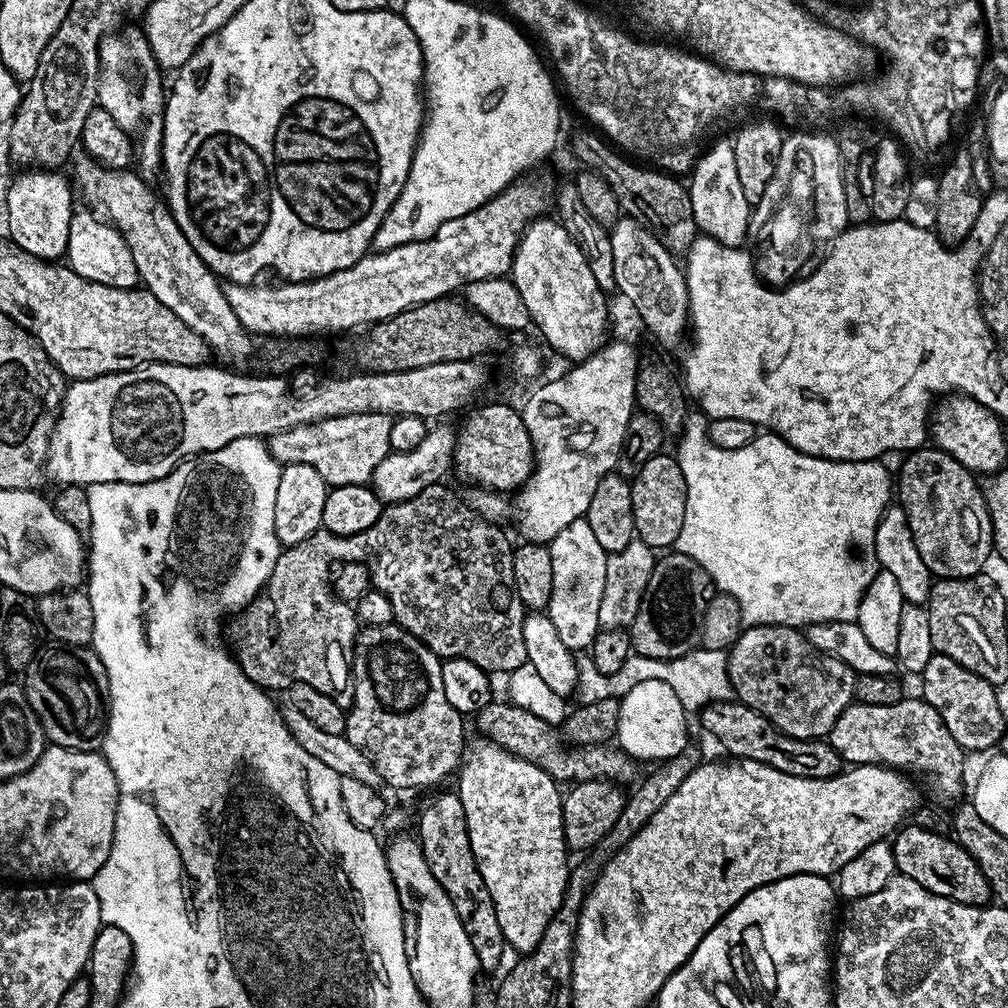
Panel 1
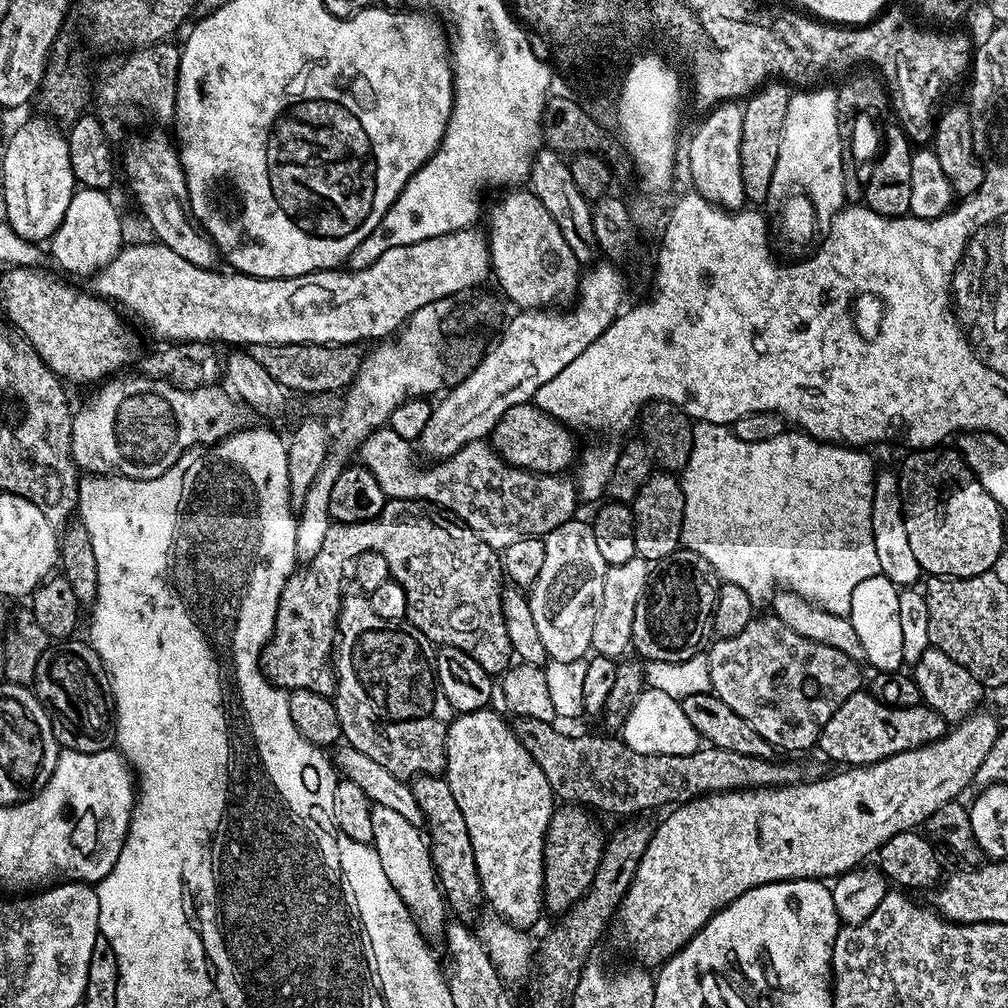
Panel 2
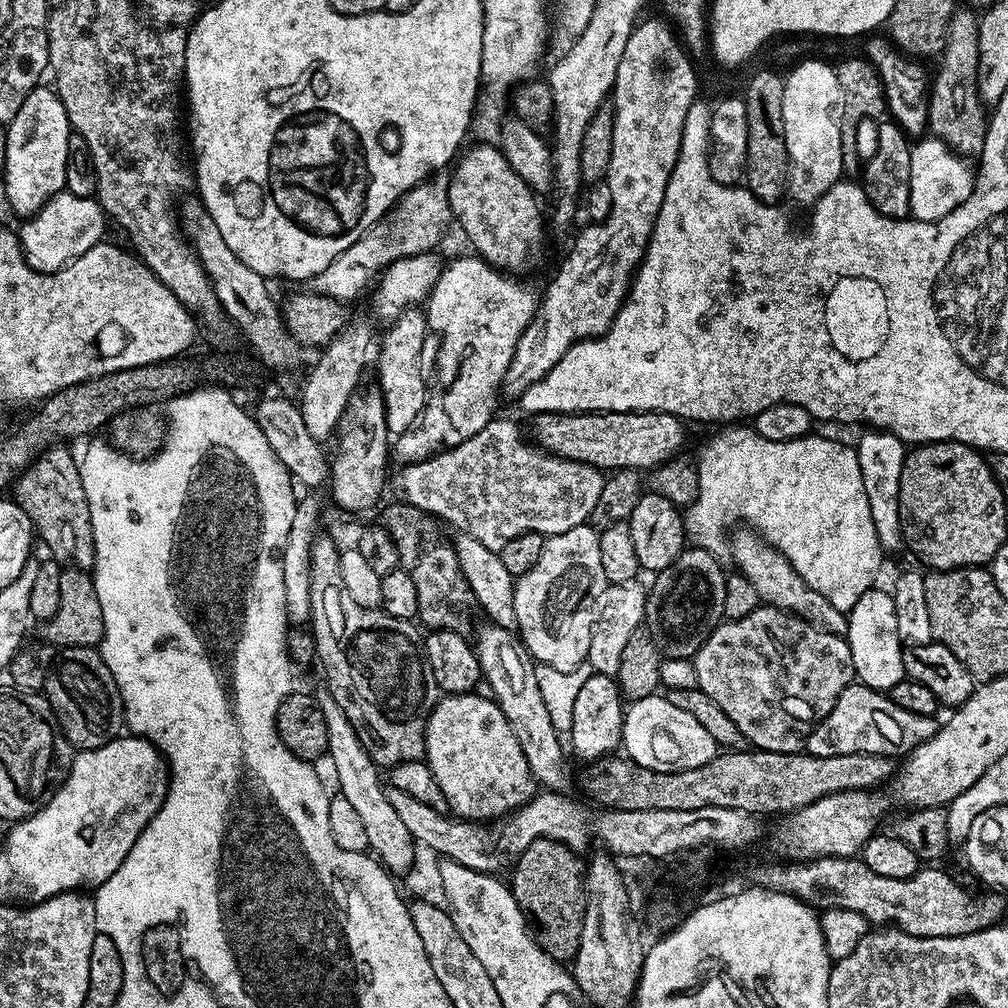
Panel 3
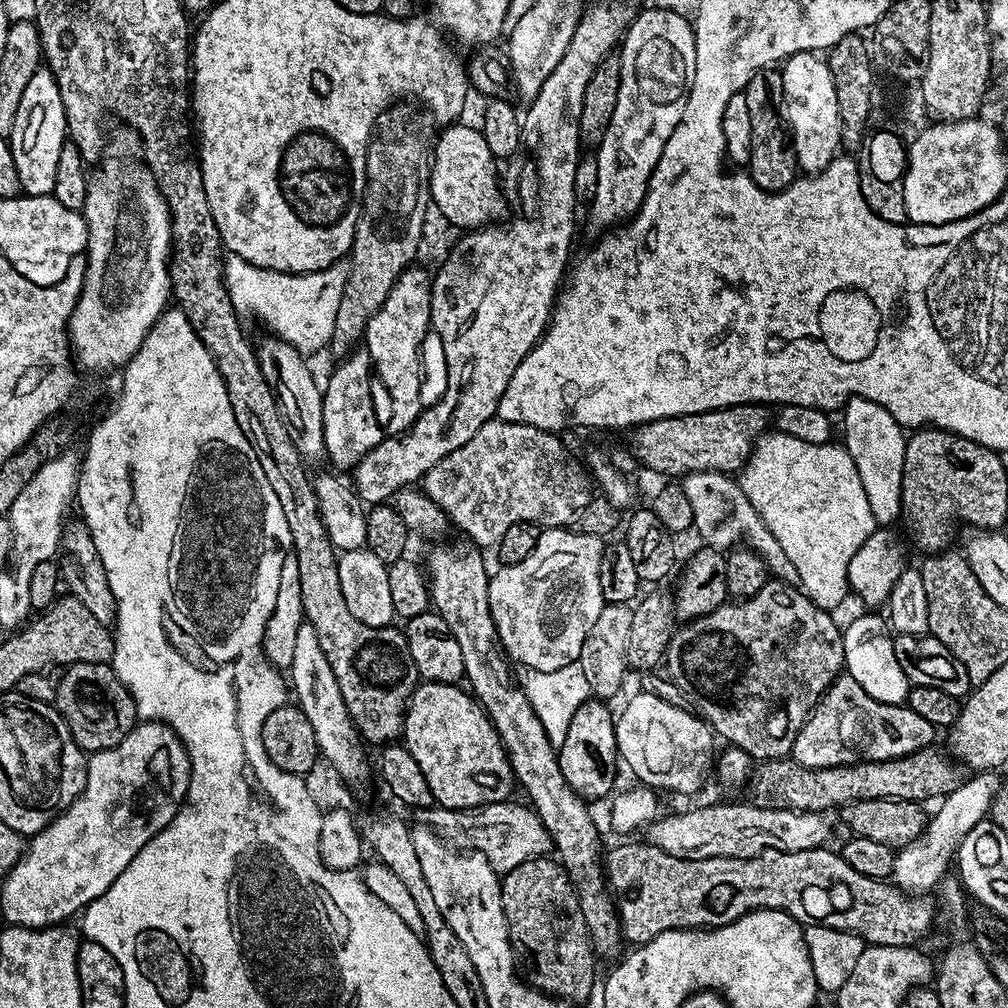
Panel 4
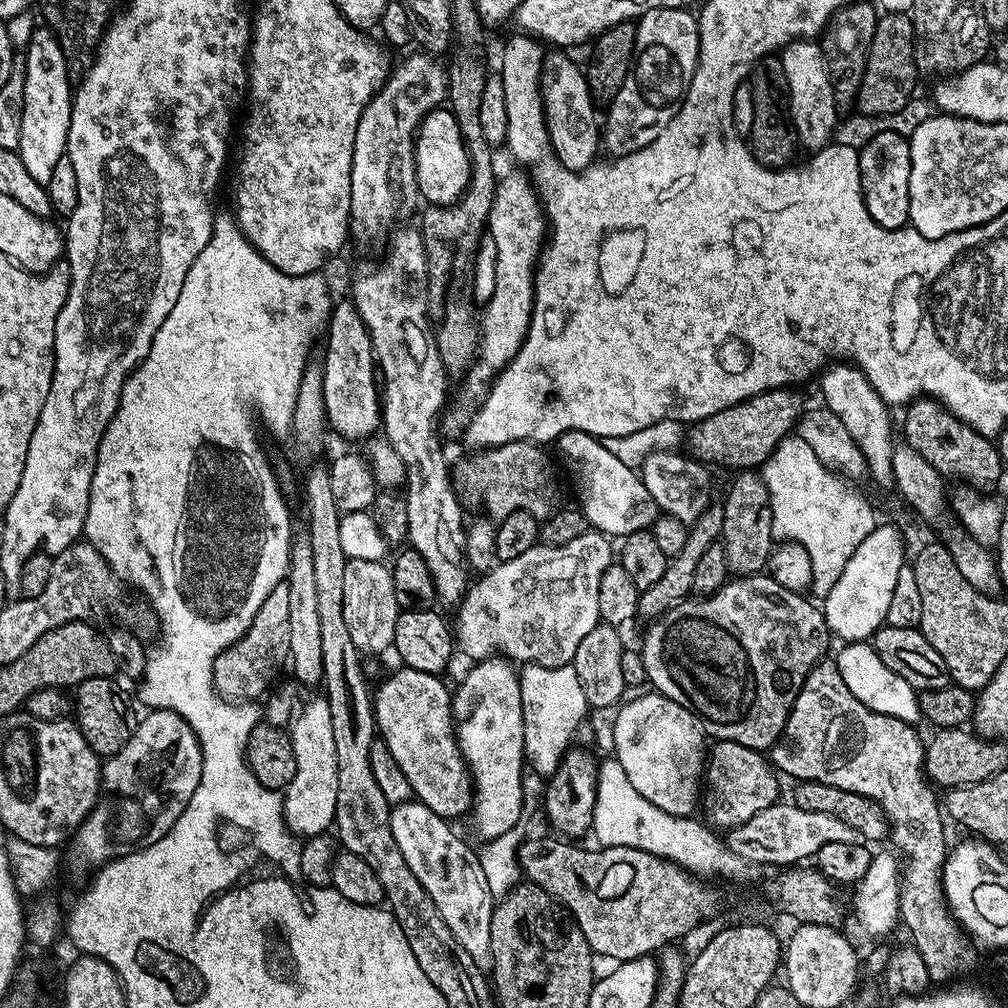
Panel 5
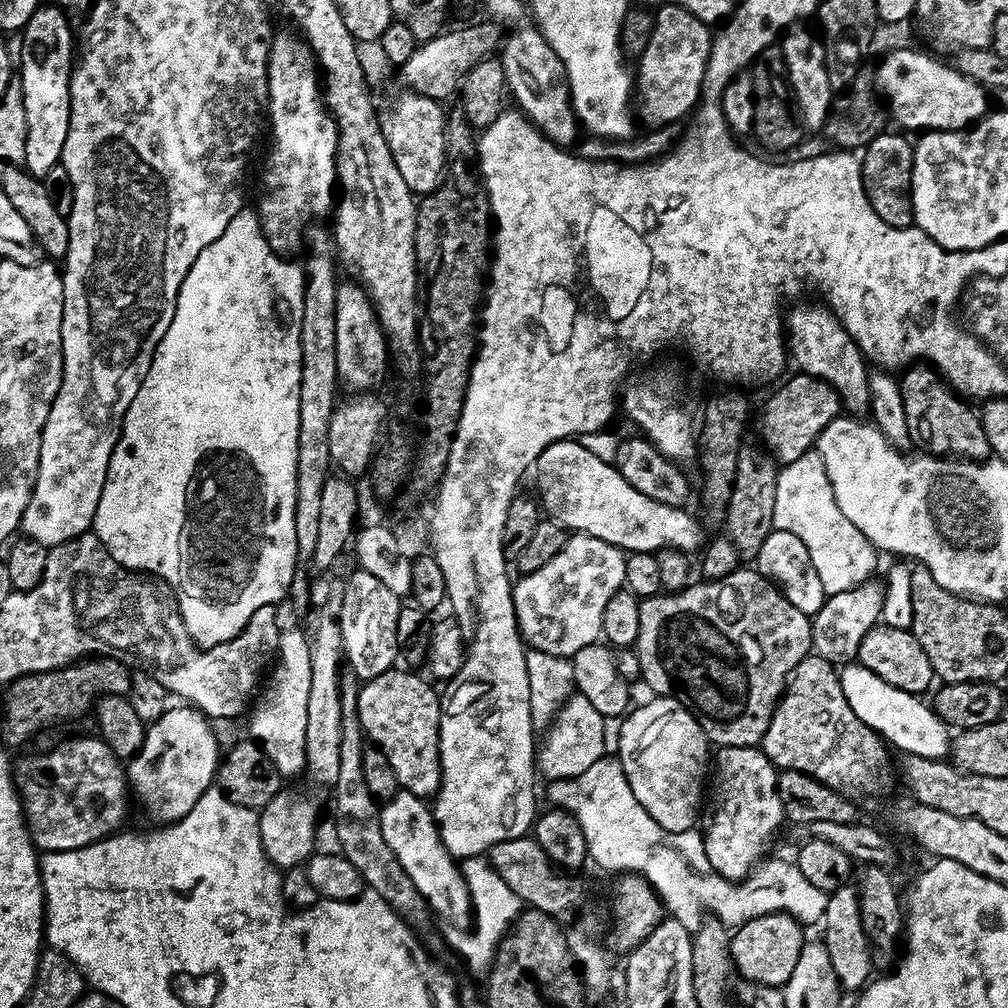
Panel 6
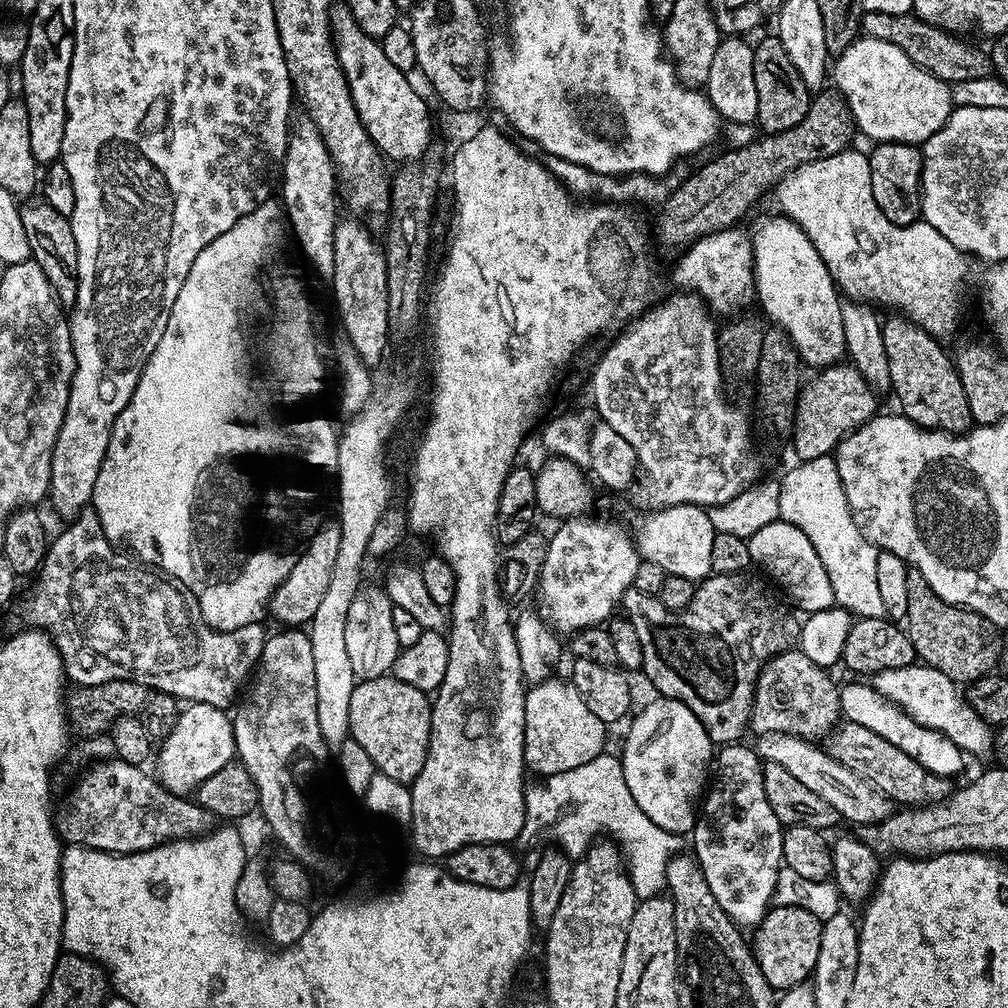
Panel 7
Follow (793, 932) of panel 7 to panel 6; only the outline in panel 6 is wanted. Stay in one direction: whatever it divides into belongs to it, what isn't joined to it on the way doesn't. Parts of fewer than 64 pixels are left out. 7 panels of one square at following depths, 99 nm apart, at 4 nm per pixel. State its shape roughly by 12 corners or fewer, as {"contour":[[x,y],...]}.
{"contour":[[785,912],[741,924],[730,936],[737,972],[780,988],[806,943]]}

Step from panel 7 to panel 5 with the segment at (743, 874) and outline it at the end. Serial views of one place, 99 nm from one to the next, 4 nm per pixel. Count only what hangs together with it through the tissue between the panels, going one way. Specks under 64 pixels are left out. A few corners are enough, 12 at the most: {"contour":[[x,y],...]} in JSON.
{"contour":[[716,740],[702,812],[731,830],[777,803],[763,751]]}

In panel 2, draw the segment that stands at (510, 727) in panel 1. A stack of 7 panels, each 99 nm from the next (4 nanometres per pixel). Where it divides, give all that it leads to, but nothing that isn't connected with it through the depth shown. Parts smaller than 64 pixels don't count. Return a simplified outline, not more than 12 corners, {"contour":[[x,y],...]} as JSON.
{"contour":[[514,727],[553,796],[622,818],[805,779],[792,758],[655,756]]}

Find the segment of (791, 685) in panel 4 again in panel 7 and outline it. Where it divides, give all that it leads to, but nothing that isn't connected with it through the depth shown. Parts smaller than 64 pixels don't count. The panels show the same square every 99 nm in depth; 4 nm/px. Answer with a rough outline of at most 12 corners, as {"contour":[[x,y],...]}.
{"contour":[[743,572],[680,612],[631,587],[643,675],[716,746],[749,731],[788,612]]}

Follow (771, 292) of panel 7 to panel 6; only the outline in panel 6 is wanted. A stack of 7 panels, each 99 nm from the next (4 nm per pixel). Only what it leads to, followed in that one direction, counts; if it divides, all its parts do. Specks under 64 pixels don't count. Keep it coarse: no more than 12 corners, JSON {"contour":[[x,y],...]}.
{"contour":[[831,308],[789,316],[791,359],[828,381],[845,413],[871,402],[869,365]]}

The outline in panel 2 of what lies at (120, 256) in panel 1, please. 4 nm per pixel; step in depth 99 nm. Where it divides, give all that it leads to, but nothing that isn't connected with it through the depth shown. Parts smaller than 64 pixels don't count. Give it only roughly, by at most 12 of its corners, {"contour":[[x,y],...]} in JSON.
{"contour":[[77,187],[50,241],[58,267],[87,277],[125,243],[103,188]]}

